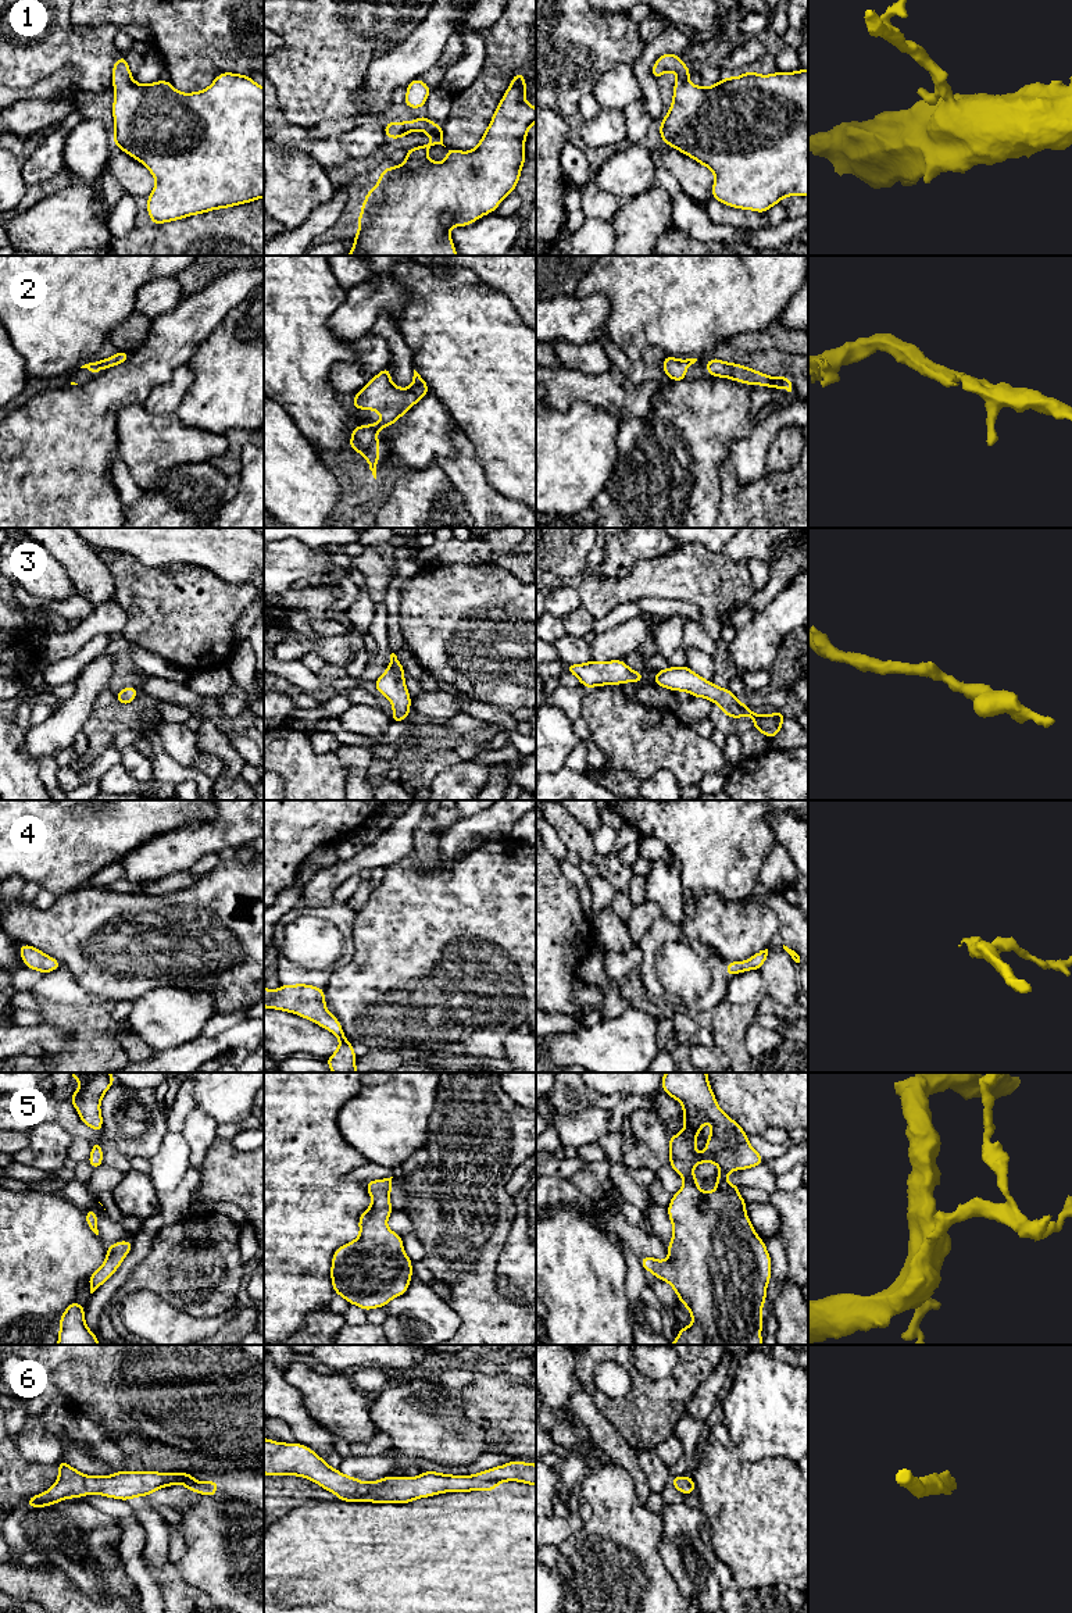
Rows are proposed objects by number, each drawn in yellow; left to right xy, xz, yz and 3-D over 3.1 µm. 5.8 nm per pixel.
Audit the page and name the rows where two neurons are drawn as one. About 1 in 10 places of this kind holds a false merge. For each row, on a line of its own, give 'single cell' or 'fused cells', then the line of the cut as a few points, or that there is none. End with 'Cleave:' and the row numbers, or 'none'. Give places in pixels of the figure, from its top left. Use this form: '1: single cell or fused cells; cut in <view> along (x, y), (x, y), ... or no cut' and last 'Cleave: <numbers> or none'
1: single cell; no cut
2: single cell; no cut
3: single cell; no cut
4: single cell; no cut
5: single cell; no cut
6: single cell; no cut
Cleave: none

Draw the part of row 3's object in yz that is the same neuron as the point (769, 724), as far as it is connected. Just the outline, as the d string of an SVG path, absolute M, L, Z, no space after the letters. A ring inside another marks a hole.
M687 665L658 670L653 682L673 692L686 690L693 697L705 697L717 703L723 714L730 718L751 715L754 729L762 732L768 739L776 736L782 731L782 722L786 717L782 710L775 714L755 714L754 710L746 707L729 688L718 688L711 681L697 675Z

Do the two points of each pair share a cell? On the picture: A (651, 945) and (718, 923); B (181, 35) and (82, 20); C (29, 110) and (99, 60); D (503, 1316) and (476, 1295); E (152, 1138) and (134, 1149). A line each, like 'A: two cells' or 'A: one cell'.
A: two cells
B: one cell
C: two cells
D: one cell
E: one cell

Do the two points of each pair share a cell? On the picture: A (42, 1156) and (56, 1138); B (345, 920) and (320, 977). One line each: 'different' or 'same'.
A: same
B: same

